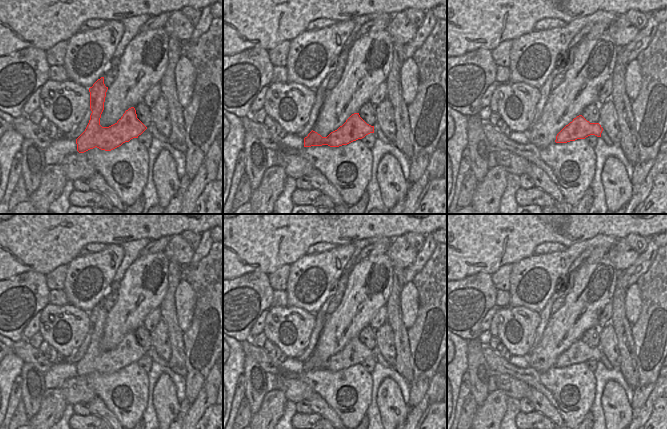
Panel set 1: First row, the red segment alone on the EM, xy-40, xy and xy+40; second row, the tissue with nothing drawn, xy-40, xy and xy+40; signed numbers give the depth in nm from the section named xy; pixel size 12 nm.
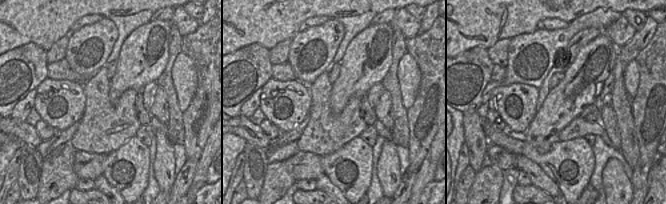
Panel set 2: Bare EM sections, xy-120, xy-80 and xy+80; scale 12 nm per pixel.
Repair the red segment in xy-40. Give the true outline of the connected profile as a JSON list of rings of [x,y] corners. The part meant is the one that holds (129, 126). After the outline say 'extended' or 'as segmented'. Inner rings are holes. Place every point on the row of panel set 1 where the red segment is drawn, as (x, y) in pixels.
[[[104,77],[98,79],[89,88],[92,113],[85,131],[76,139],[77,151],[79,153],[84,153],[95,147],[111,151],[133,138],[138,138],[147,129],[137,118],[134,107],[126,110],[115,124],[109,127],[102,127],[100,125],[100,118],[104,110],[107,90],[108,87],[104,84]]]; as segmented

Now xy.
[[[354,113],[342,126],[331,132],[327,137],[322,137],[312,130],[308,136],[304,138],[304,147],[322,145],[339,147],[362,139],[370,133],[374,133],[374,126],[367,124],[360,117],[359,113]]]; as segmented

